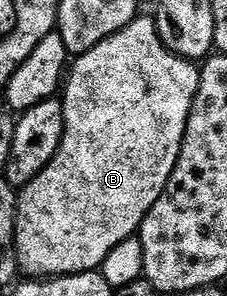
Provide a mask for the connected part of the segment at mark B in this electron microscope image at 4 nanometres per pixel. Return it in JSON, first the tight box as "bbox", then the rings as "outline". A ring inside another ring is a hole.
{"bbox":[16,17,201,276],"outline":[[[136,17],[133,22],[126,24],[118,32],[114,32],[106,40],[102,40],[94,48],[79,55],[71,63],[66,74],[66,81],[62,86],[62,101],[64,104],[64,135],[62,144],[58,144],[58,152],[54,152],[54,160],[30,180],[20,191],[16,200],[16,258],[21,267],[33,266],[40,276],[63,276],[65,274],[82,274],[85,272],[99,271],[101,264],[110,256],[110,248],[118,248],[122,240],[133,237],[139,231],[144,222],[144,217],[150,212],[150,208],[162,196],[166,184],[170,180],[170,172],[174,172],[174,164],[180,155],[182,140],[186,132],[188,117],[192,111],[192,105],[196,99],[196,93],[200,87],[201,67],[193,59],[184,58],[174,53],[169,46],[160,39],[160,33],[156,27],[155,17]]]}

